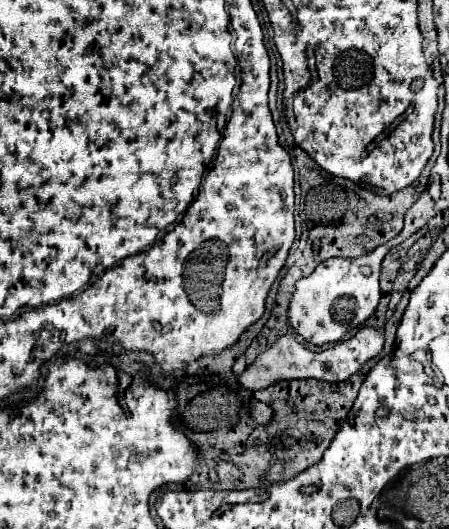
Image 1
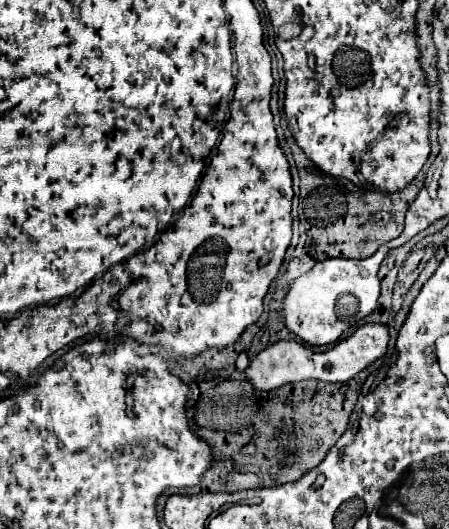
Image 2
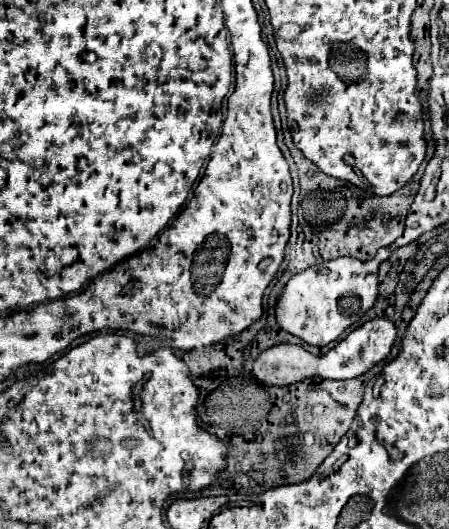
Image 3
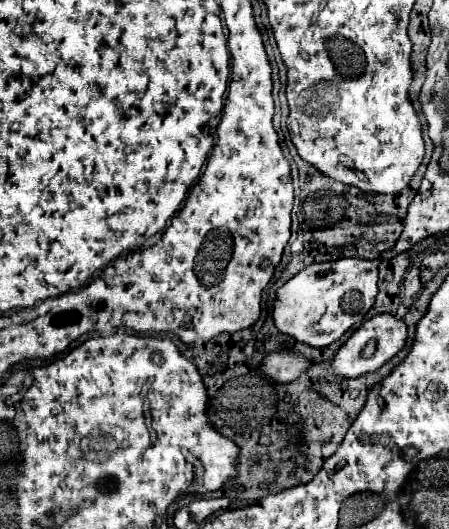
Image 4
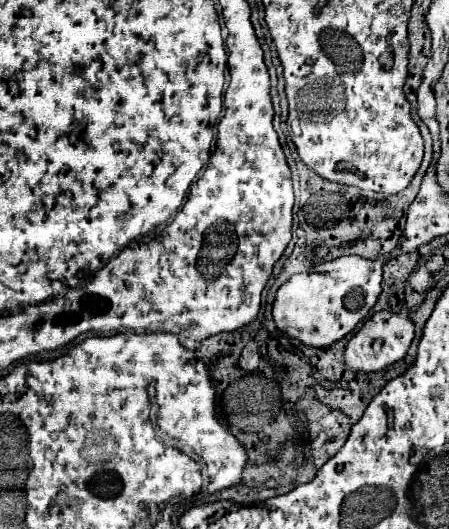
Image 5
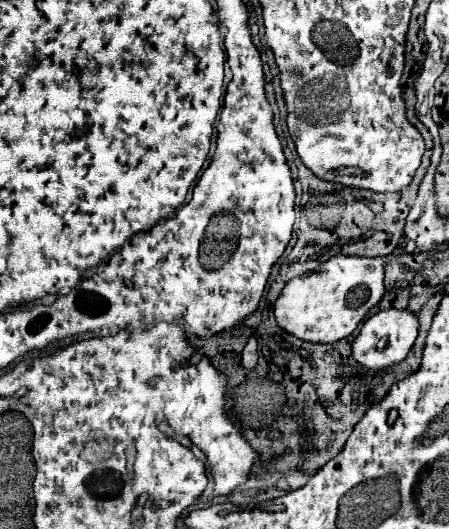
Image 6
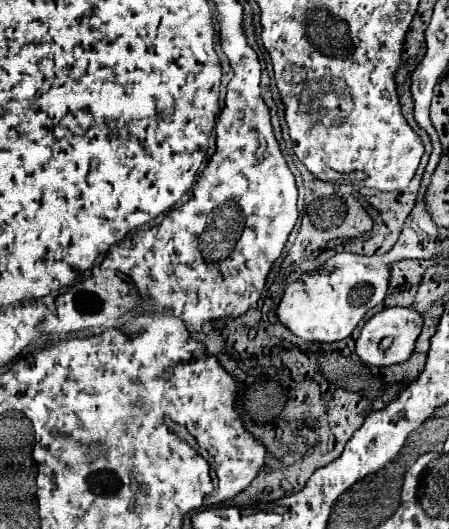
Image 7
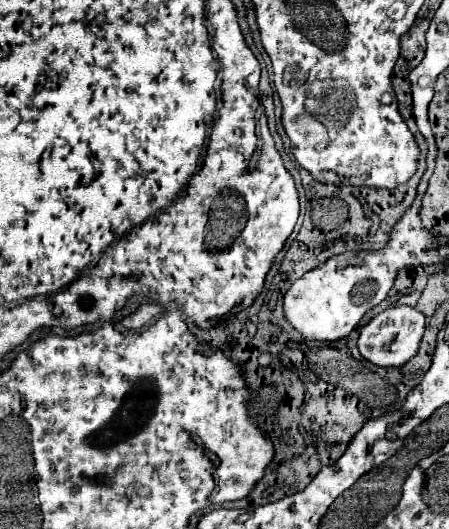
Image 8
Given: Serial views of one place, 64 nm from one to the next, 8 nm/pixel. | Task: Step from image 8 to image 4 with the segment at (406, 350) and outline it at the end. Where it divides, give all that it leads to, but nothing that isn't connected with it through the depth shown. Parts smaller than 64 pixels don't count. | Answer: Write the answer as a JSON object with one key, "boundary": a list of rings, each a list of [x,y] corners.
{"boundary":[[[376,314],[374,318],[366,320],[346,340],[346,344],[336,352],[336,356],[332,360],[332,368],[338,376],[344,376],[344,378],[358,378],[362,374],[374,372],[380,366],[384,366],[390,358],[394,358],[406,346],[406,338],[408,338],[408,328],[406,328],[404,320],[400,320],[392,314]]]}

